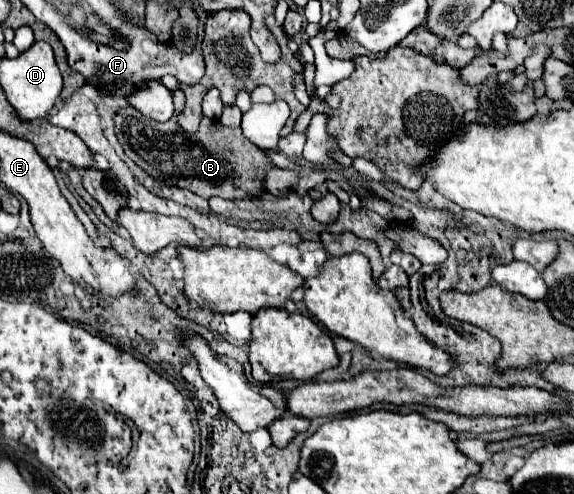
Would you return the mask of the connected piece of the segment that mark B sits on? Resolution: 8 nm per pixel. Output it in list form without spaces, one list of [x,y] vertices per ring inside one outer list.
[[[131,106],[121,108],[113,120],[117,140],[125,154],[151,178],[163,184],[187,188],[203,198],[221,196],[233,200],[263,194],[261,184],[251,176],[261,176],[273,164],[241,134],[241,128],[225,128],[219,120],[203,116],[199,130],[187,134],[185,130],[179,130],[177,122],[155,122]]]

